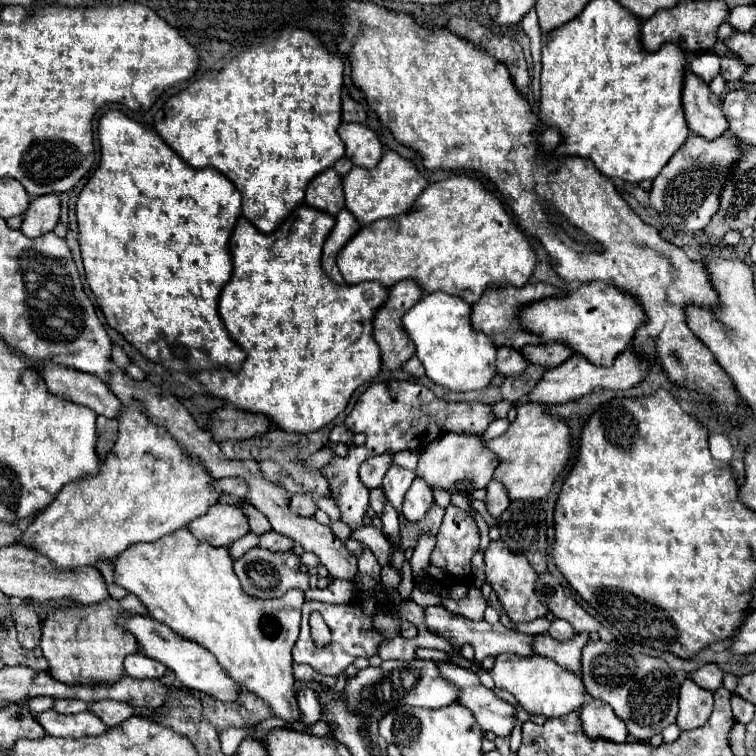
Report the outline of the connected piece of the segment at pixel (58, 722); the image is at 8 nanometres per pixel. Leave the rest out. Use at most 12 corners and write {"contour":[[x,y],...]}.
{"contour":[[93,712],[35,716],[49,736],[87,738],[109,730]]}

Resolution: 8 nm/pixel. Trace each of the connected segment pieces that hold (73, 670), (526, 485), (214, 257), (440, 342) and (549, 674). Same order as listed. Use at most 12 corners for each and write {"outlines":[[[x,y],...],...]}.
{"outlines":[[[133,594],[51,612],[41,650],[69,686],[125,676],[135,638],[117,612],[145,610]],[[537,404],[485,448],[511,500],[541,500],[569,460],[569,428]],[[121,110],[75,216],[105,320],[175,372],[219,316],[241,192]],[[441,292],[403,316],[427,378],[481,390],[497,348],[471,306]],[[545,656],[495,658],[495,688],[547,720],[583,704],[581,678]]]}

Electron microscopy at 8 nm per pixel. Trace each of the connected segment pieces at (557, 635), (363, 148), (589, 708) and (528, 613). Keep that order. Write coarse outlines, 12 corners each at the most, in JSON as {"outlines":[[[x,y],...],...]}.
{"outlines":[[[553,620],[547,636],[569,640],[575,630],[565,620]],[[341,124],[345,156],[371,170],[383,146],[371,128]],[[601,700],[579,710],[591,738],[625,742],[625,722]],[[503,542],[485,550],[485,578],[511,622],[547,614],[537,574]]]}

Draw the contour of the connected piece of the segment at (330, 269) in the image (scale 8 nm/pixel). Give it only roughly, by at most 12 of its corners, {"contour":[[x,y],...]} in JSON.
{"contour":[[341,210],[323,246],[321,268],[335,282],[343,276],[335,264],[341,246],[359,230],[349,210]]}

